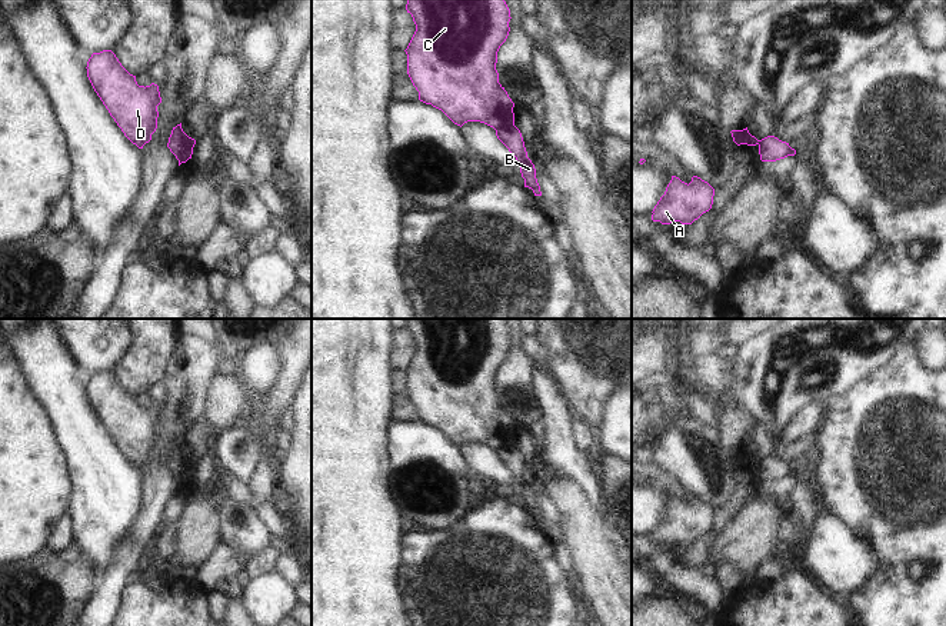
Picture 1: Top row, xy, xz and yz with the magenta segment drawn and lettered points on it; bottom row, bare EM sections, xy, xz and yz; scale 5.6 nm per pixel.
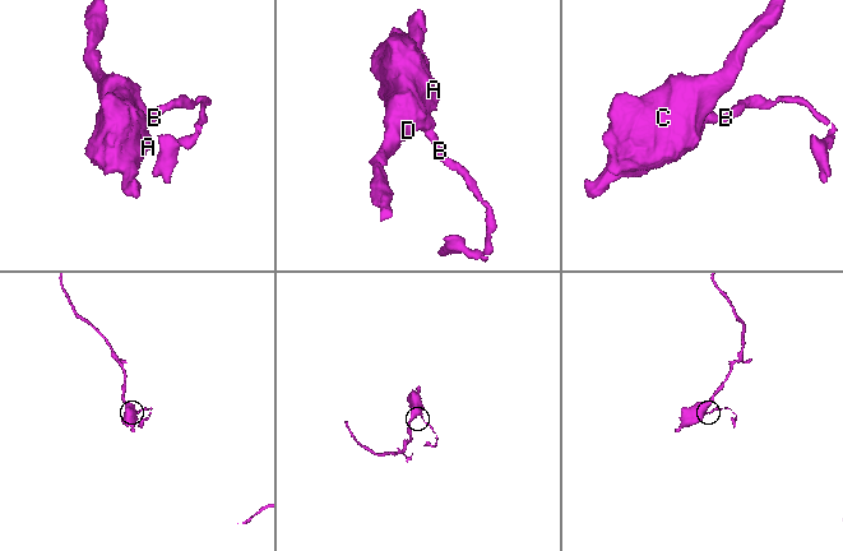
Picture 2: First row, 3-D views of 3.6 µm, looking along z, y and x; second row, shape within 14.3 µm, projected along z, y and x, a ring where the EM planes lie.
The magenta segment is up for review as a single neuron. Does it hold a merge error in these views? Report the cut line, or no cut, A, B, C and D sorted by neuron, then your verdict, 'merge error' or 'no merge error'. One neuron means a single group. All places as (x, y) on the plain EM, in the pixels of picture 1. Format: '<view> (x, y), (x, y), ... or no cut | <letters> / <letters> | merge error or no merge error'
xz (513, 445), (495, 449) | A C D / B | merge error

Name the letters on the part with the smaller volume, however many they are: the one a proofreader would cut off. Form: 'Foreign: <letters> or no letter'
Foreign: B

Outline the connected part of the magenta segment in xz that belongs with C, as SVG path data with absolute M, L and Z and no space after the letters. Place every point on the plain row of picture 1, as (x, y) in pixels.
M406 319L416 352L404 370L407 394L419 420L442 430L454 444L480 442L490 447L514 446L514 423L499 403L497 372L506 362L510 330L504 319Z

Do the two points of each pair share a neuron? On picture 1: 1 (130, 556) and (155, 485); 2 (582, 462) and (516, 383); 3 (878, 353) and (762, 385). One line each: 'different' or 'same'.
1: same
2: different
3: same

